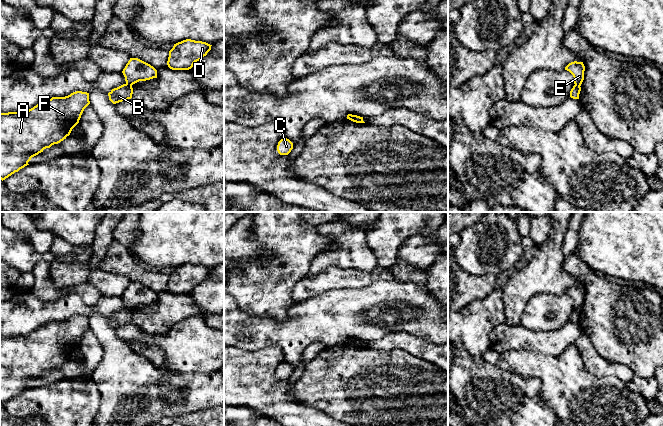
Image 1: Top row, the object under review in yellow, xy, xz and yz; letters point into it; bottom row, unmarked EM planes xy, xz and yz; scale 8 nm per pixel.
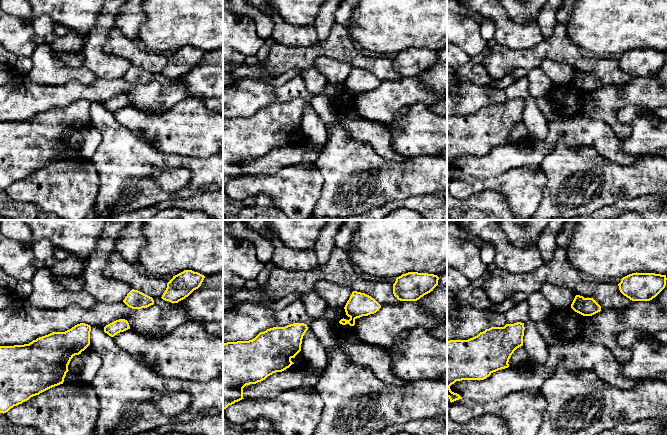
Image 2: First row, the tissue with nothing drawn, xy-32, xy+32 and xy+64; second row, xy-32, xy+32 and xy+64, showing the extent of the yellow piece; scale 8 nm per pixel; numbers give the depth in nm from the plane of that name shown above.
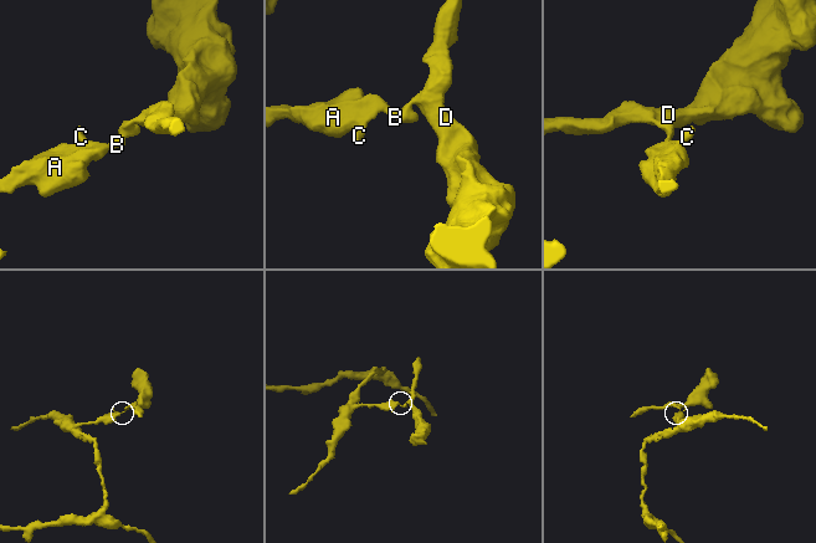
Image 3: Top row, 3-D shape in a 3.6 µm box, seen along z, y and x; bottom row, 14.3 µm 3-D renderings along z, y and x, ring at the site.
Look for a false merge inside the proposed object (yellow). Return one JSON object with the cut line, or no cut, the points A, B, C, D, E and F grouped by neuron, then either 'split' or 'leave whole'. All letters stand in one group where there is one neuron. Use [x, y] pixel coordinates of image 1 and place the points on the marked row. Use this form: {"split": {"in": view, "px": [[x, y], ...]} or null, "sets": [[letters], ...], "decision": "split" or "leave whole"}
{"split": {"in": "xy", "px": [[126, 83], [131, 86]]}, "sets": [["A", "B", "C", "F"], ["D", "E"]], "decision": "split"}

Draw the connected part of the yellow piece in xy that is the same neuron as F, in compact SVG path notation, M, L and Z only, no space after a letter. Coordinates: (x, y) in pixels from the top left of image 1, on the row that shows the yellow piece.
M76 91L65 97L52 97L49 100L42 101L25 112L0 113L0 179L5 180L29 165L28 162L32 157L66 139L72 129L79 123L84 109L89 104L89 93Z

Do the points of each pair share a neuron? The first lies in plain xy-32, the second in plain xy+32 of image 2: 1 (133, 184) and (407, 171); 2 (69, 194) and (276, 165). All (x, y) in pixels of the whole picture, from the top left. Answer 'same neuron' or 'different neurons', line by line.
1: same neuron
2: different neurons

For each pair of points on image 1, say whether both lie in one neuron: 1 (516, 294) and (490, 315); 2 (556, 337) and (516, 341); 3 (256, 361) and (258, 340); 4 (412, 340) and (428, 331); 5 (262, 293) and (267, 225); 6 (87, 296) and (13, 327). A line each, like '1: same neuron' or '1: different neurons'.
1: different neurons
2: same neuron
3: different neurons
4: different neurons
5: same neuron
6: different neurons

